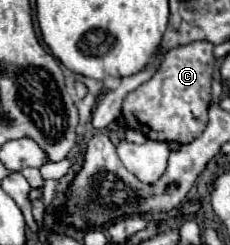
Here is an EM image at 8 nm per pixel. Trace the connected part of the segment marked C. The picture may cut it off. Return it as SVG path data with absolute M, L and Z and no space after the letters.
M192 42L188 46L180 46L176 50L170 50L164 54L160 68L156 74L136 90L132 90L124 102L122 102L122 118L128 128L142 132L150 140L160 140L160 142L170 142L176 140L180 144L188 144L196 140L202 130L208 124L208 104L210 104L210 84L212 84L212 70L214 70L214 54L212 54L214 44L210 42Z

